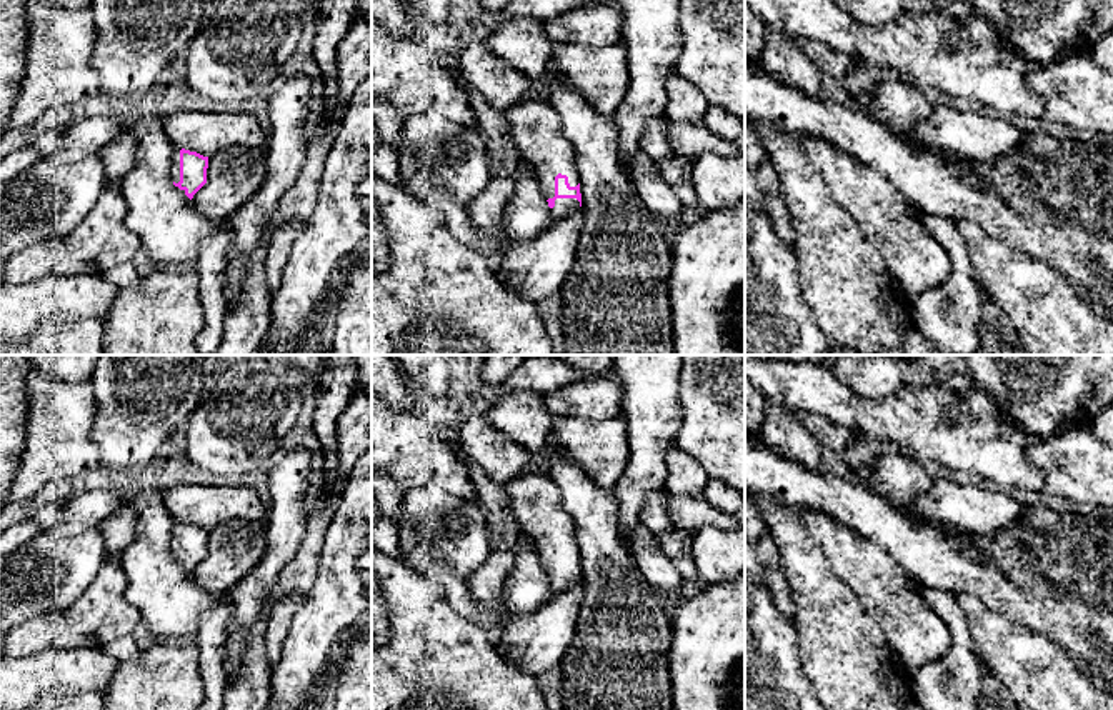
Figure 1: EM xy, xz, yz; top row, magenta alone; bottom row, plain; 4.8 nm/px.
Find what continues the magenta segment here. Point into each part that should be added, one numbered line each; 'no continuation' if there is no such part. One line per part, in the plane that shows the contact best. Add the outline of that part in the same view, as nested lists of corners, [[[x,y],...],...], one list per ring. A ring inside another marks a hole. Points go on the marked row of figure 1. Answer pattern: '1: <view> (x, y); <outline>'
1: xz (535, 129); [[[520,100],[505,112],[505,118],[520,160],[535,168],[540,177],[540,190],[547,200],[555,197],[555,177],[558,173],[568,177],[570,187],[576,187],[580,183],[573,147],[563,135],[561,118],[550,102]]]
2: xz (563, 207); [[[556,198],[555,207],[550,208],[552,220],[556,222],[580,207],[576,198]]]

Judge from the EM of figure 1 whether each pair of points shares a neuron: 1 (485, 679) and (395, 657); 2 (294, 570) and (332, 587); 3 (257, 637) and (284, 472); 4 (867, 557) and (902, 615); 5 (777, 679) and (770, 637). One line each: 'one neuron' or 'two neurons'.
1: one neuron
2: two neurons
3: two neurons
4: one neuron
5: one neuron

